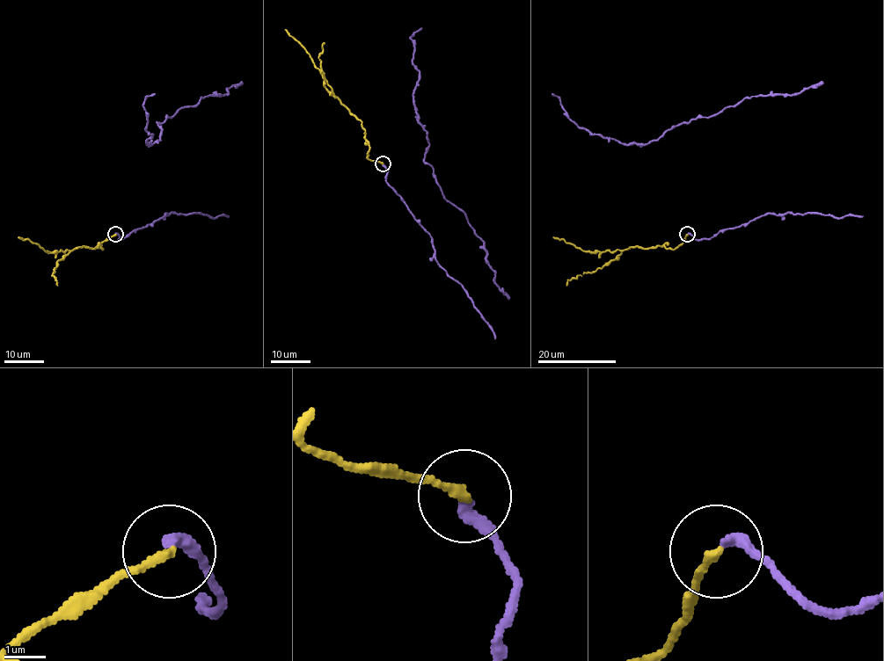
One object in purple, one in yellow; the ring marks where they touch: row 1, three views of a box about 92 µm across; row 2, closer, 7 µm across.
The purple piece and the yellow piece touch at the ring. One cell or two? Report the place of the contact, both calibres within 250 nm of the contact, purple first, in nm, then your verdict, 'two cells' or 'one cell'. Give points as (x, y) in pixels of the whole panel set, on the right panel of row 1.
(687, 234) | 280/200 nm | one cell

